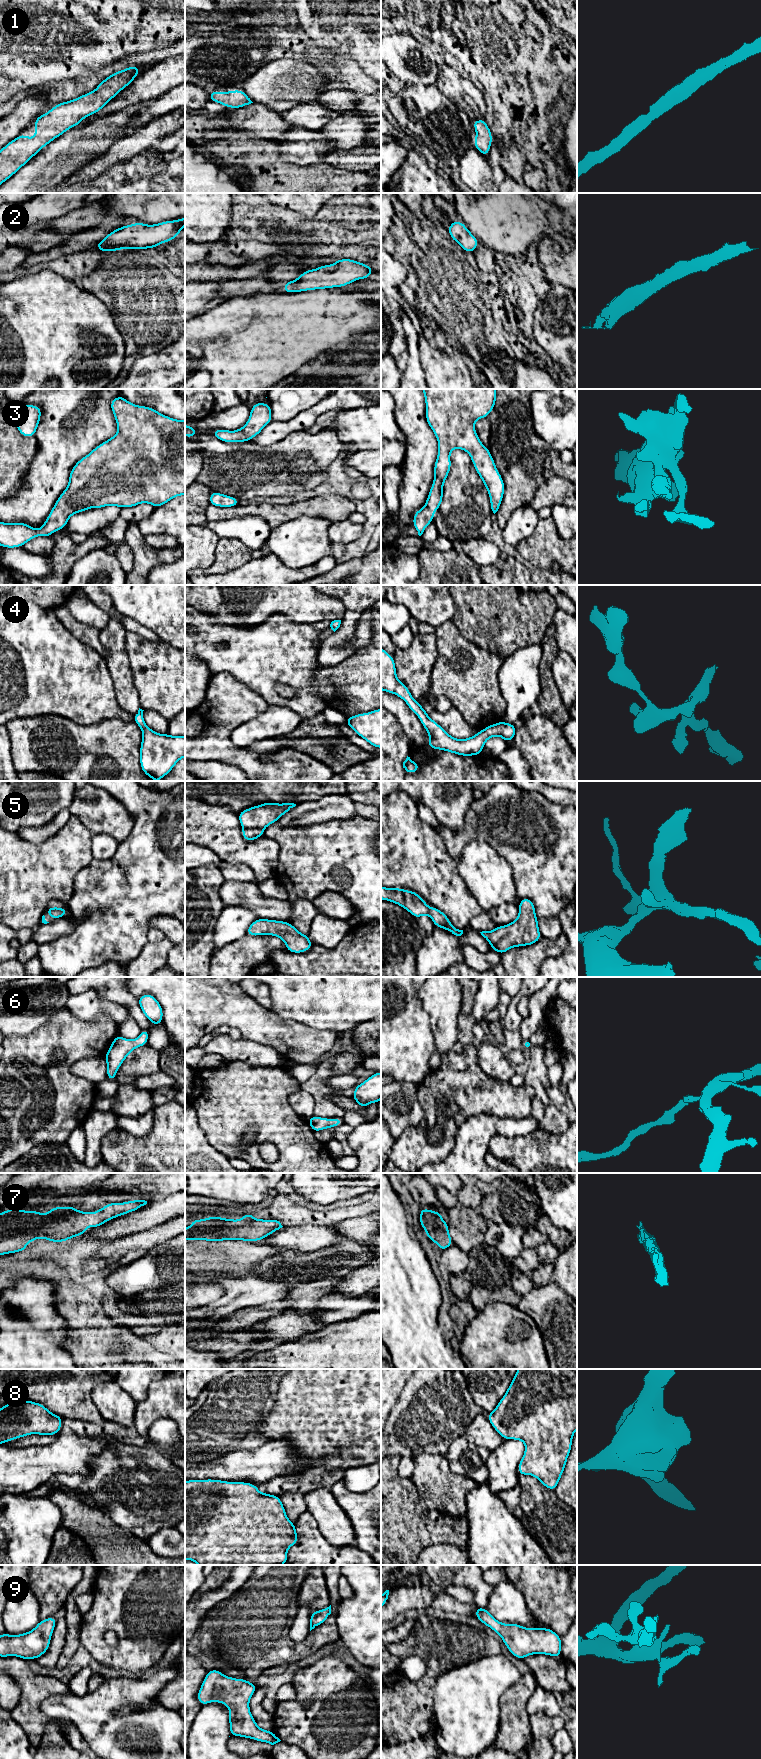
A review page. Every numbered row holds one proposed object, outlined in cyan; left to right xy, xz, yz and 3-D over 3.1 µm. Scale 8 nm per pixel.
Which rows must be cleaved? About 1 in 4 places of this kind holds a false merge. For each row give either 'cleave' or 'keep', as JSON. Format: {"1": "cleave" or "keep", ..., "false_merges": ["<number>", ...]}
{"1": "keep", "2": "keep", "3": "keep", "4": "keep", "5": "keep", "6": "keep", "7": "keep", "8": "keep", "9": "keep", "false_merges": []}

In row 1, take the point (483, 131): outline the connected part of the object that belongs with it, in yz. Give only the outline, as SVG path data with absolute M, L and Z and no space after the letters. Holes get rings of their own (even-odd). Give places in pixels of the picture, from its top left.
M485 119L474 120L472 125L475 127L476 136L474 140L474 148L481 154L488 157L492 141L492 132L487 126Z

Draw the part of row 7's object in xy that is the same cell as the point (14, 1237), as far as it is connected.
M130 1200L123 1203L108 1203L96 1212L82 1212L73 1206L52 1207L47 1214L38 1211L23 1211L22 1209L9 1208L0 1213L0 1255L22 1252L26 1245L35 1239L43 1238L52 1242L66 1242L68 1239L80 1236L95 1227L118 1216L133 1212L146 1205L145 1200Z

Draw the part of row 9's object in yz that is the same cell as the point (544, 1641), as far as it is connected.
M478 1606L474 1616L495 1631L511 1654L518 1659L524 1659L532 1654L544 1654L556 1658L561 1656L561 1638L548 1627L528 1629L515 1623L501 1623L490 1615L487 1608Z

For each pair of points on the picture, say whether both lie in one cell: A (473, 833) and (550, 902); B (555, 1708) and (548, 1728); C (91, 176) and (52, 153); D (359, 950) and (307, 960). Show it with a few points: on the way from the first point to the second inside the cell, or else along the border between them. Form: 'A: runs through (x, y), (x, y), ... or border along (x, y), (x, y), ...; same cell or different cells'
A: runs through (496, 834), (541, 879); same cell
B: border along (532, 1715), (544, 1713), (547, 1716), (558, 1717); different cells
C: border along (86, 163), (61, 182); different cells
D: runs through (346, 961), (341, 965), (320, 965); same cell

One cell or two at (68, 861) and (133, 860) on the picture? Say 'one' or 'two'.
two

